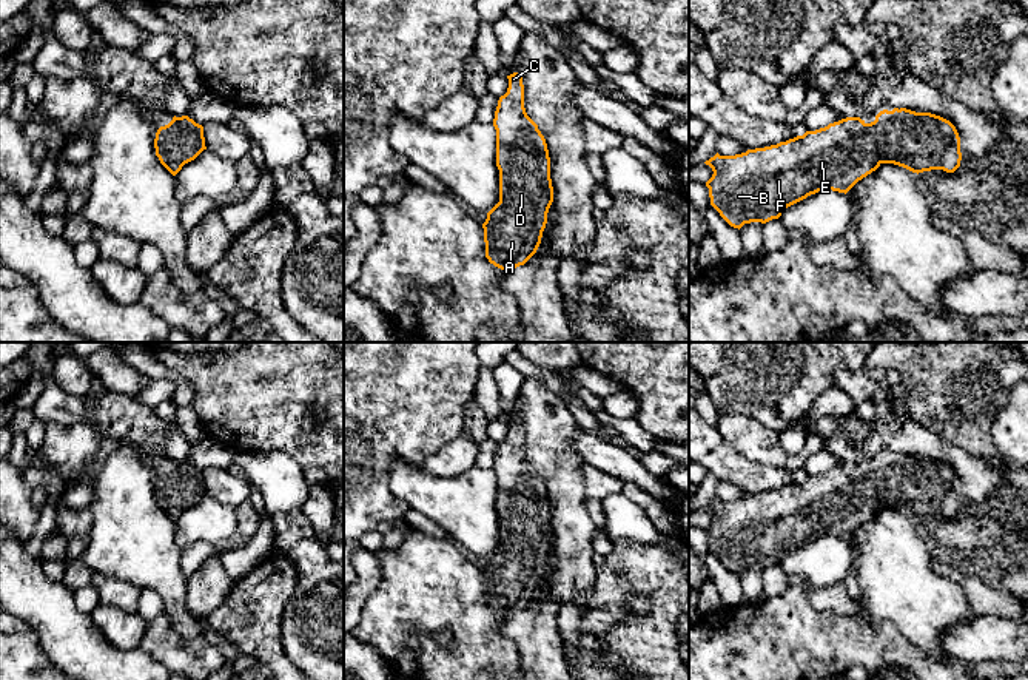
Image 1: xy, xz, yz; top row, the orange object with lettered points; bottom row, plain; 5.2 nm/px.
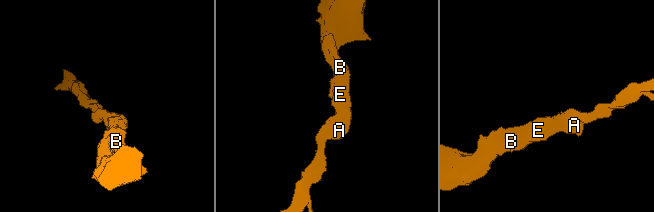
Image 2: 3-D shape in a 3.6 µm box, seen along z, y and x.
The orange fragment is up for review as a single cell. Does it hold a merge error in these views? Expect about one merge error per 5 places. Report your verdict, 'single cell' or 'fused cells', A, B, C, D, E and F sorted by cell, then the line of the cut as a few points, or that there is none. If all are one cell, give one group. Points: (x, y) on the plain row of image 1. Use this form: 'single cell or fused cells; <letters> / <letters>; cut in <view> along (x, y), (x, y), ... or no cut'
single cell; A B C D E F; no cut

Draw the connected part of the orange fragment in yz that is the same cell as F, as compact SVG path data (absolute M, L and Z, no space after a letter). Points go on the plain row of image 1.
M894 453L880 456L871 469L846 463L777 490L735 501L717 498L704 509L714 517L706 527L711 550L731 572L740 575L744 569L778 564L788 552L818 537L846 540L882 509L894 509L919 520L931 515L954 518L960 506L960 483L949 466L931 458Z

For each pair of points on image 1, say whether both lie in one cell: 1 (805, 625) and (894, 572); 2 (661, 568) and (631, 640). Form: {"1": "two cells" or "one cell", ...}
{"1": "two cells", "2": "one cell"}

